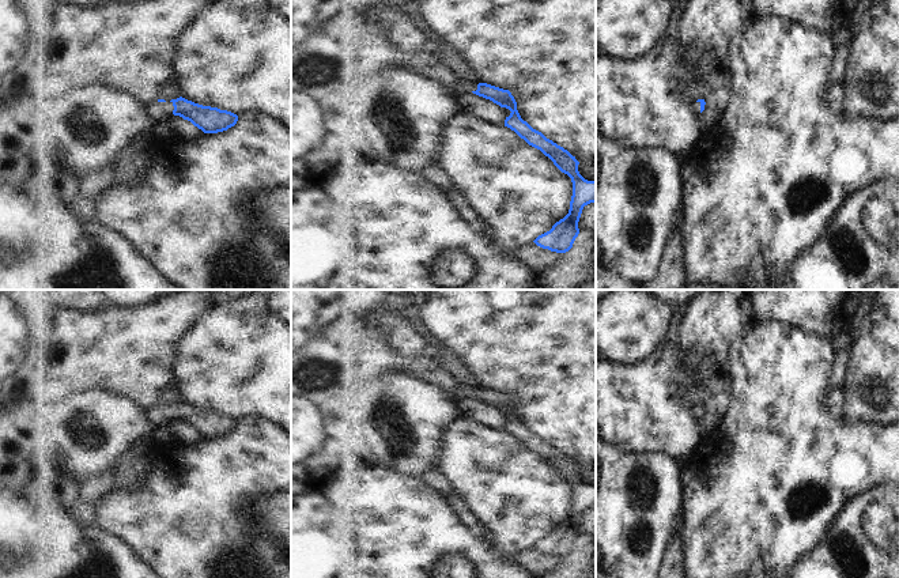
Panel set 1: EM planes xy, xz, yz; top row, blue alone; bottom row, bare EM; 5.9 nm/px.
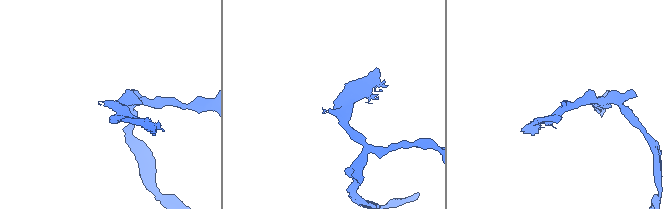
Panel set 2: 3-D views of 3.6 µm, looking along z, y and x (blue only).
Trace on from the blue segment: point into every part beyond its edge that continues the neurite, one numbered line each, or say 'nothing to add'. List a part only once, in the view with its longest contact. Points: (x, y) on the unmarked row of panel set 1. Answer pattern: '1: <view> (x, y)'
1: xy (159, 416)

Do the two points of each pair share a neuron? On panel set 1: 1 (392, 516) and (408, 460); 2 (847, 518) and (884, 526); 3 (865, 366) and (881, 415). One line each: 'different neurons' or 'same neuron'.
1: different neurons
2: different neurons
3: same neuron

